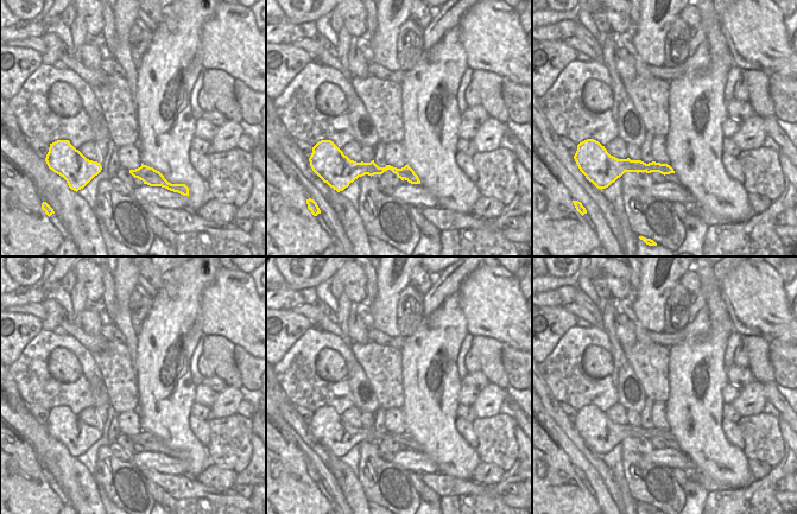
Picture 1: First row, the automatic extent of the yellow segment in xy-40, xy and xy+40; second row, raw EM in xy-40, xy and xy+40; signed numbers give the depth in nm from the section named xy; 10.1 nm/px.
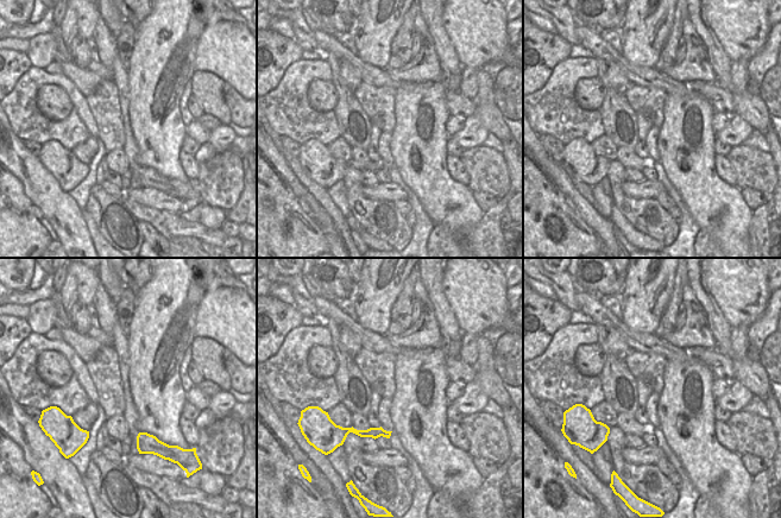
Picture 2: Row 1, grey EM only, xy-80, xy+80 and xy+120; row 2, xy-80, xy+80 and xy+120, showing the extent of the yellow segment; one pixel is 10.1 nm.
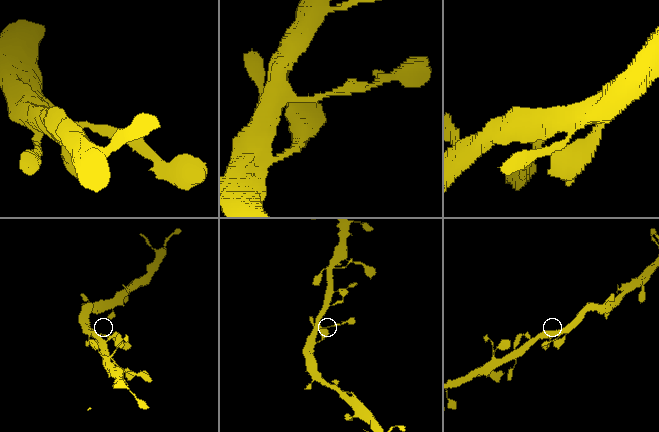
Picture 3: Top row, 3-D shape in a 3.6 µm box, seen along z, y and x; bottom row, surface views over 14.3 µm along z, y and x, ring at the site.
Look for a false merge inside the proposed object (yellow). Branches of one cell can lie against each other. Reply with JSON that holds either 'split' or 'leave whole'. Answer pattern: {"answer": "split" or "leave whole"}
{"answer": "leave whole"}

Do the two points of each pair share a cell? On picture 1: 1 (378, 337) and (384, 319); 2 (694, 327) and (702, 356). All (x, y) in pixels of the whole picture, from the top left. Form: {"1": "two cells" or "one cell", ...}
{"1": "two cells", "2": "two cells"}

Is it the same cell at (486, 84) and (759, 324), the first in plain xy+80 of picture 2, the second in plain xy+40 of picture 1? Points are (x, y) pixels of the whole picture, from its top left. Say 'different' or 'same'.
different

